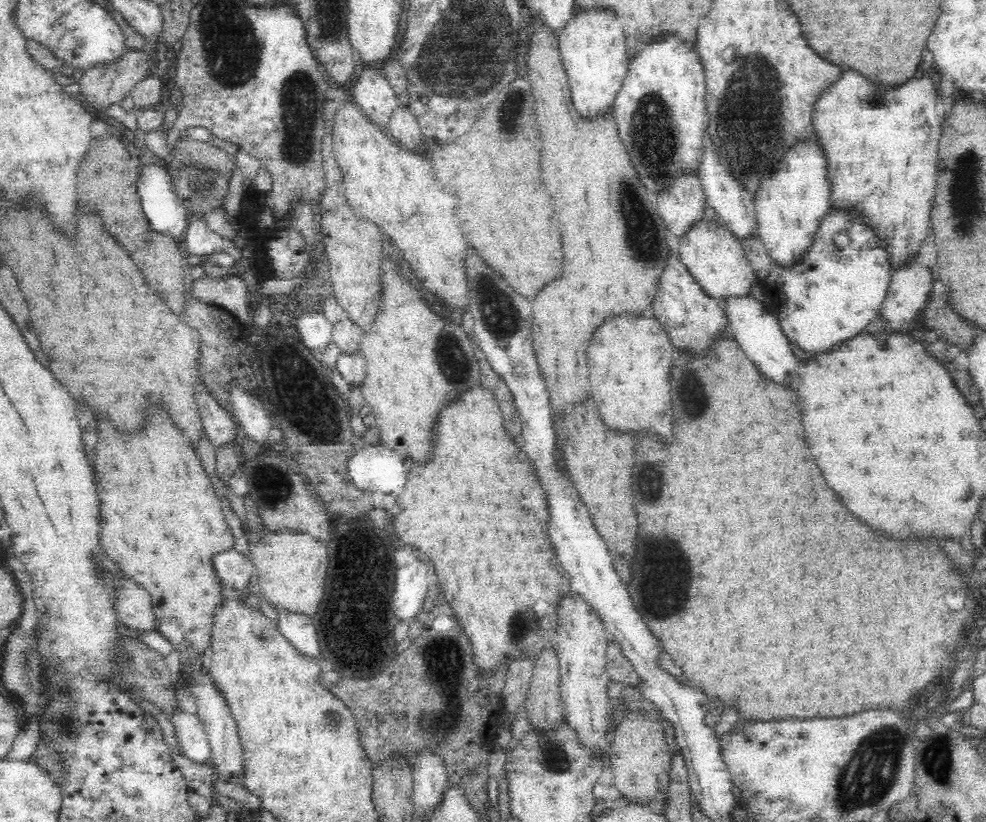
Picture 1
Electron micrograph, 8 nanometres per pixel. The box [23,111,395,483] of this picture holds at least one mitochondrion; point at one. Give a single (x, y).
(206, 185)

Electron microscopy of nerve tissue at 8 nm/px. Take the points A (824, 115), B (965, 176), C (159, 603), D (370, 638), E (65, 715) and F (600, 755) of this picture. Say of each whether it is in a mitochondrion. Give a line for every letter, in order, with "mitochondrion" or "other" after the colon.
A: other
B: mitochondrion
C: other
D: other
E: mitochondrion
F: other

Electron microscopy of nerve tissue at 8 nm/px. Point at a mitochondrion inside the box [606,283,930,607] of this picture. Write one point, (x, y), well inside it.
(674, 588)

